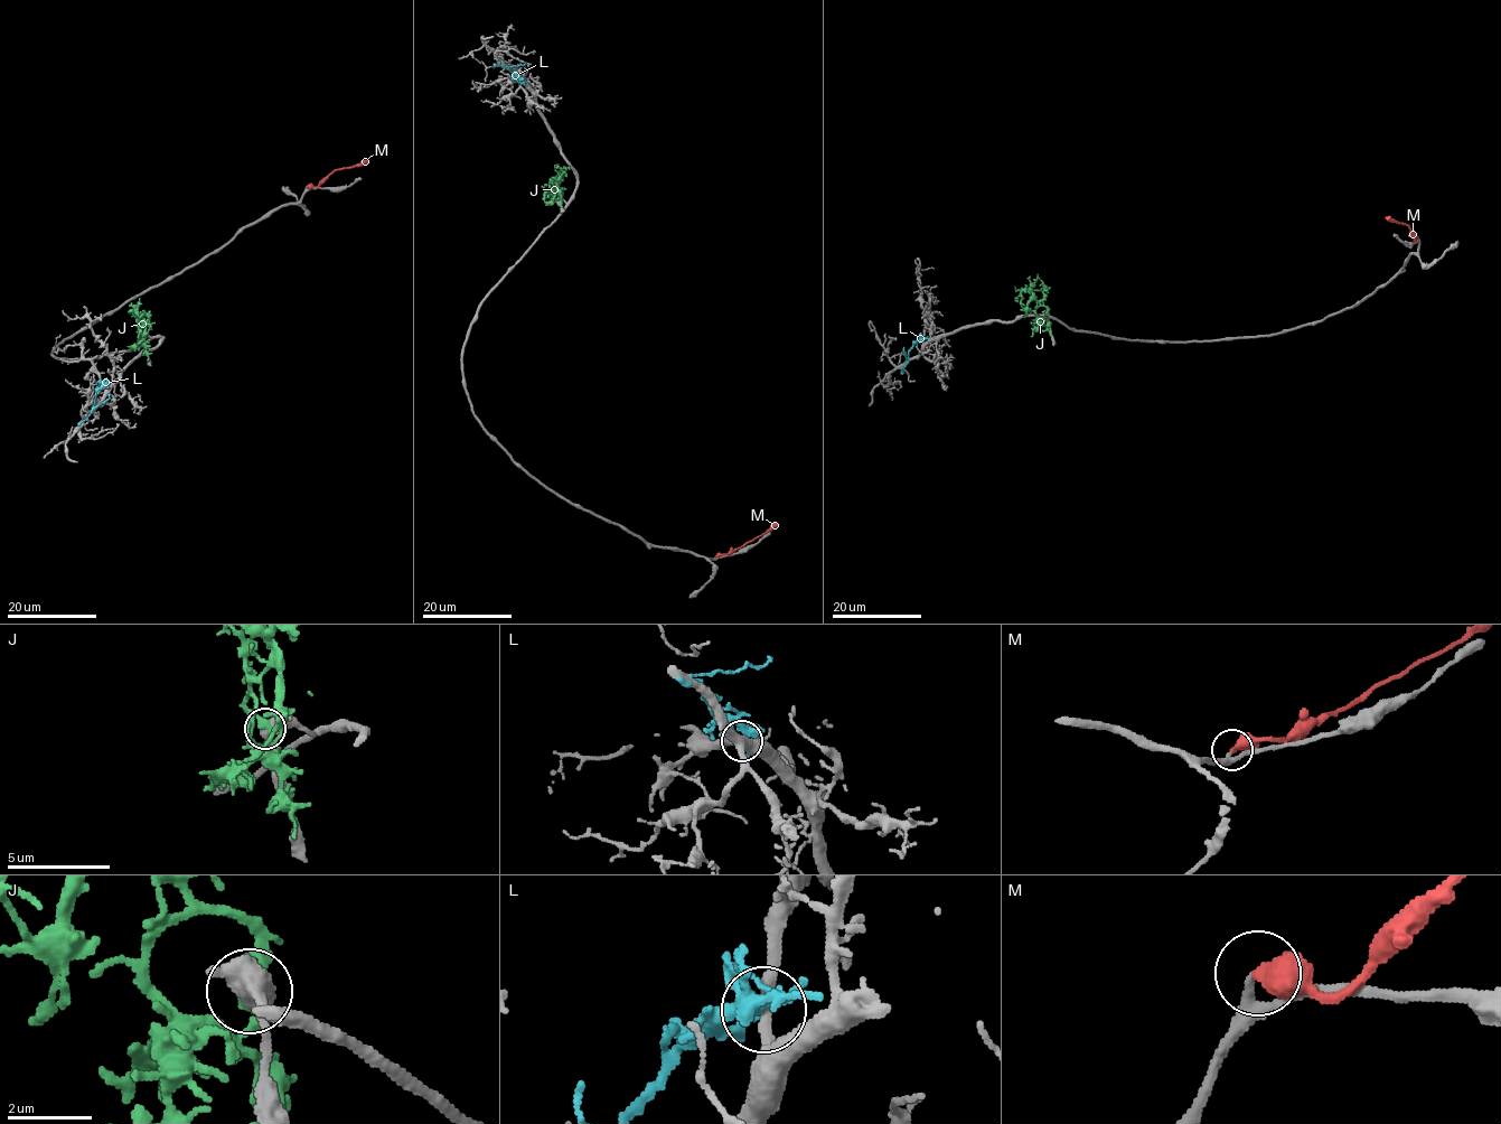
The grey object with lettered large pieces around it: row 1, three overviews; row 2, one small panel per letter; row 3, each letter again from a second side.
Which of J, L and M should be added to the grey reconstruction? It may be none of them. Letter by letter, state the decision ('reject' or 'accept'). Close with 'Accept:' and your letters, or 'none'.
J: reject
L: reject
M: accept
Accept: M

